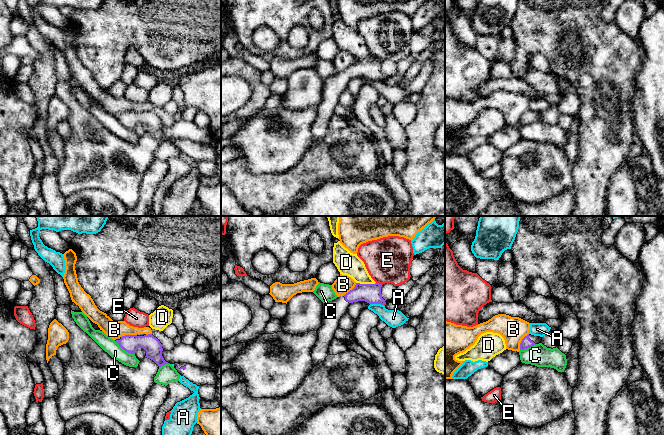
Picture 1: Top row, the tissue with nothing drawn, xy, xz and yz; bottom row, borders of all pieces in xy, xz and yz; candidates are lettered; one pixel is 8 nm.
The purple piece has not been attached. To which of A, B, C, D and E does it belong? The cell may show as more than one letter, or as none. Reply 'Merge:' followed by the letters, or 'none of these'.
Merge: none of these

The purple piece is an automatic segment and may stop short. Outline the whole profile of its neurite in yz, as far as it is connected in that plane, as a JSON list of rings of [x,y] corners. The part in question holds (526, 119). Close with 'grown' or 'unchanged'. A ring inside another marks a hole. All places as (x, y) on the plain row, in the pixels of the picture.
[[[528,110],[522,115],[520,119],[520,126],[530,124],[536,120],[541,119],[541,117],[542,117],[542,113]]] | grown

